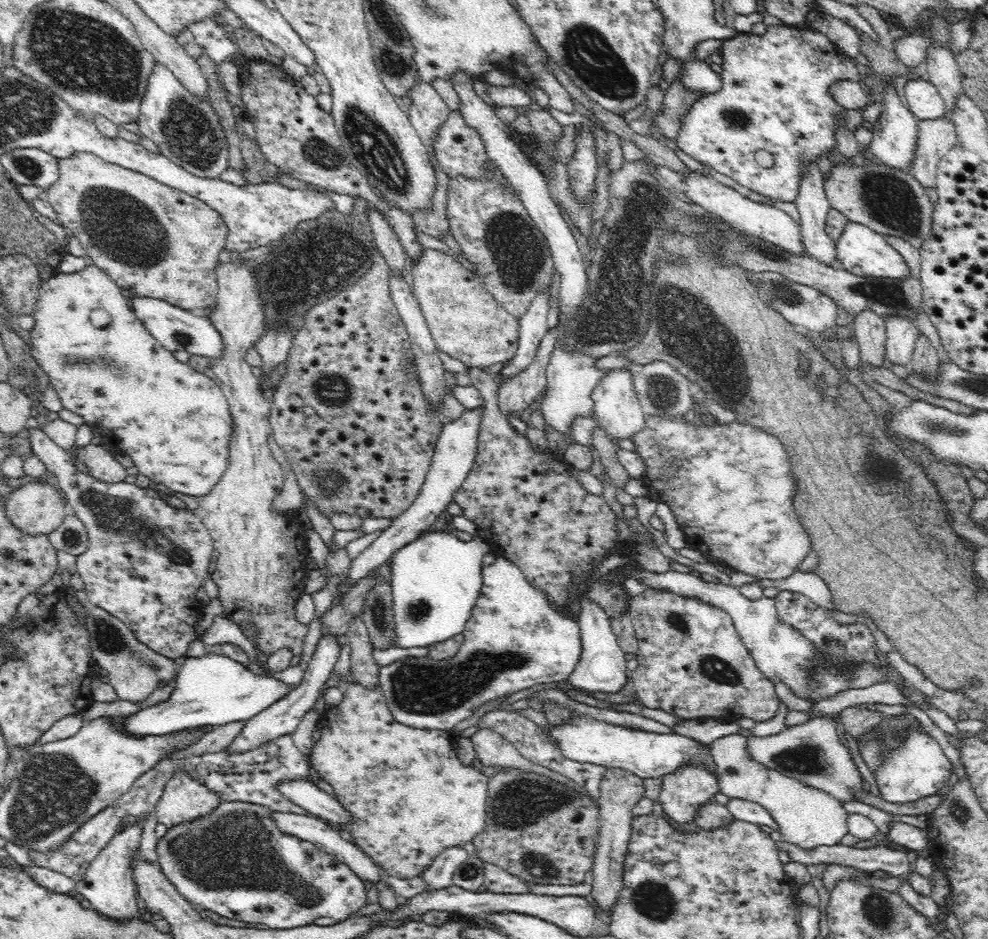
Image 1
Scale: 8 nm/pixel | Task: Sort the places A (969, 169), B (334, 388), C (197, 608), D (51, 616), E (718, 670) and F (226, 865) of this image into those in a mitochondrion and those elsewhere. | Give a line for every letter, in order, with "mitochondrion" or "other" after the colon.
A: other
B: mitochondrion
C: other
D: other
E: mitochondrion
F: mitochondrion

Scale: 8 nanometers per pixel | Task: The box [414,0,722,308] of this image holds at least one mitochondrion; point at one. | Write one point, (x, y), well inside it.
(589, 55)

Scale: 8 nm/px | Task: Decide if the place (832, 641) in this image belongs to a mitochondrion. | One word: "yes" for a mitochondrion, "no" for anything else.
yes

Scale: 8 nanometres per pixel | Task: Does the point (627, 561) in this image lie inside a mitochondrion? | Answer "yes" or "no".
no

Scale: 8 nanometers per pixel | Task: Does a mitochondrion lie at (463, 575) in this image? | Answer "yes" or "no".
no

